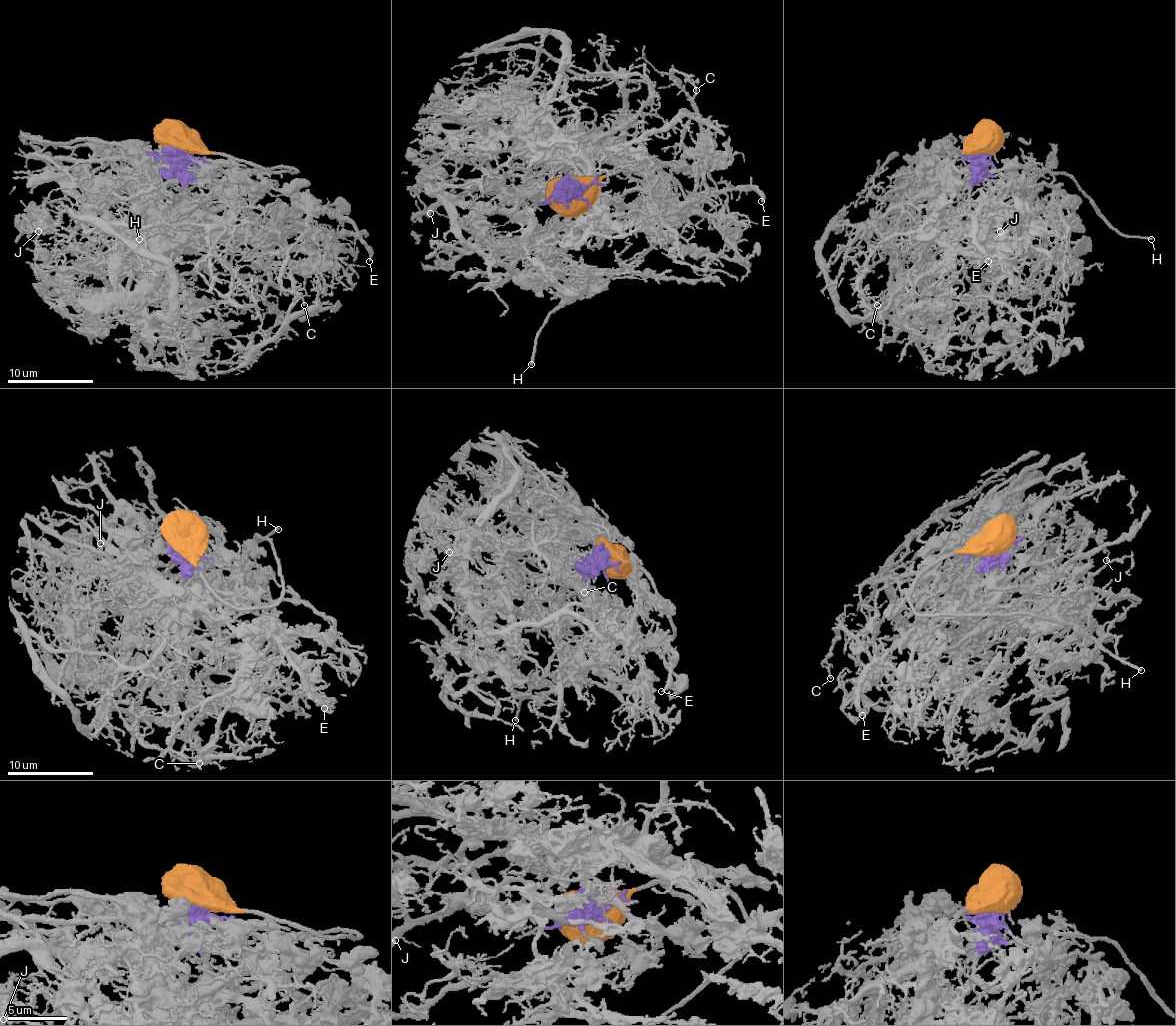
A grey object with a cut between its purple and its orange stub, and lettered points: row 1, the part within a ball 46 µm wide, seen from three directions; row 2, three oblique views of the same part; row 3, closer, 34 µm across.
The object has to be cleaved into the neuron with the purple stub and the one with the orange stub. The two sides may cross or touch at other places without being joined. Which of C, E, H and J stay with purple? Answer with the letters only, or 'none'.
C, E, J

